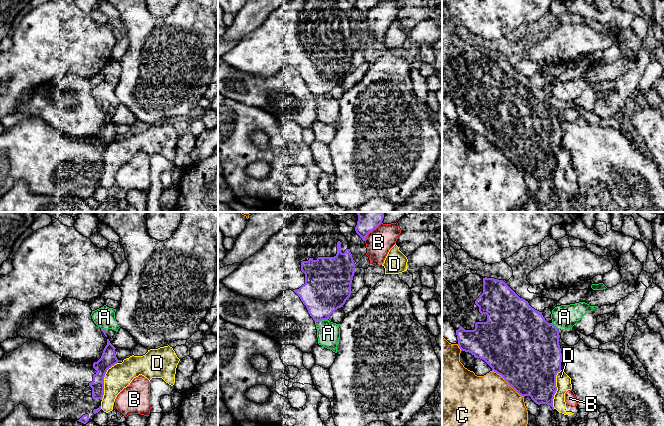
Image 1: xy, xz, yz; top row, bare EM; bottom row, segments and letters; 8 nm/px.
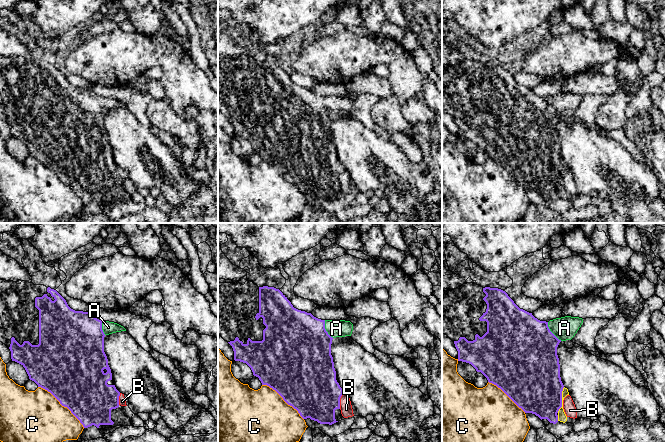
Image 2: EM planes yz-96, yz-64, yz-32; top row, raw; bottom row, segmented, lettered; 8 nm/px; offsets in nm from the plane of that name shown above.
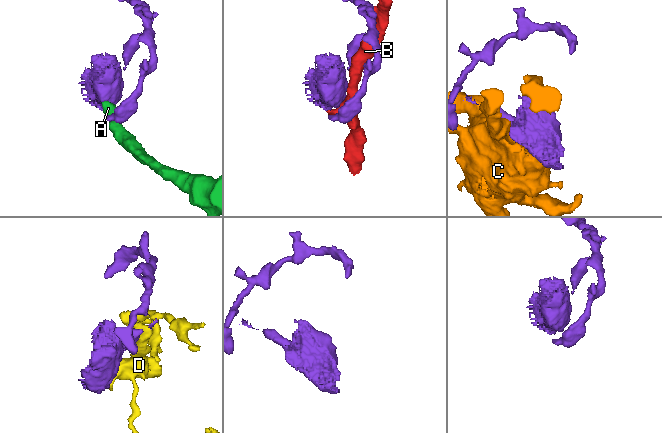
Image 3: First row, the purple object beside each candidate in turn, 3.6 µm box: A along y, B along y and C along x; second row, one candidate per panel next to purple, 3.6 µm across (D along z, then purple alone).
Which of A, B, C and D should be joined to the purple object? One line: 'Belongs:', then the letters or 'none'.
Belongs: A

